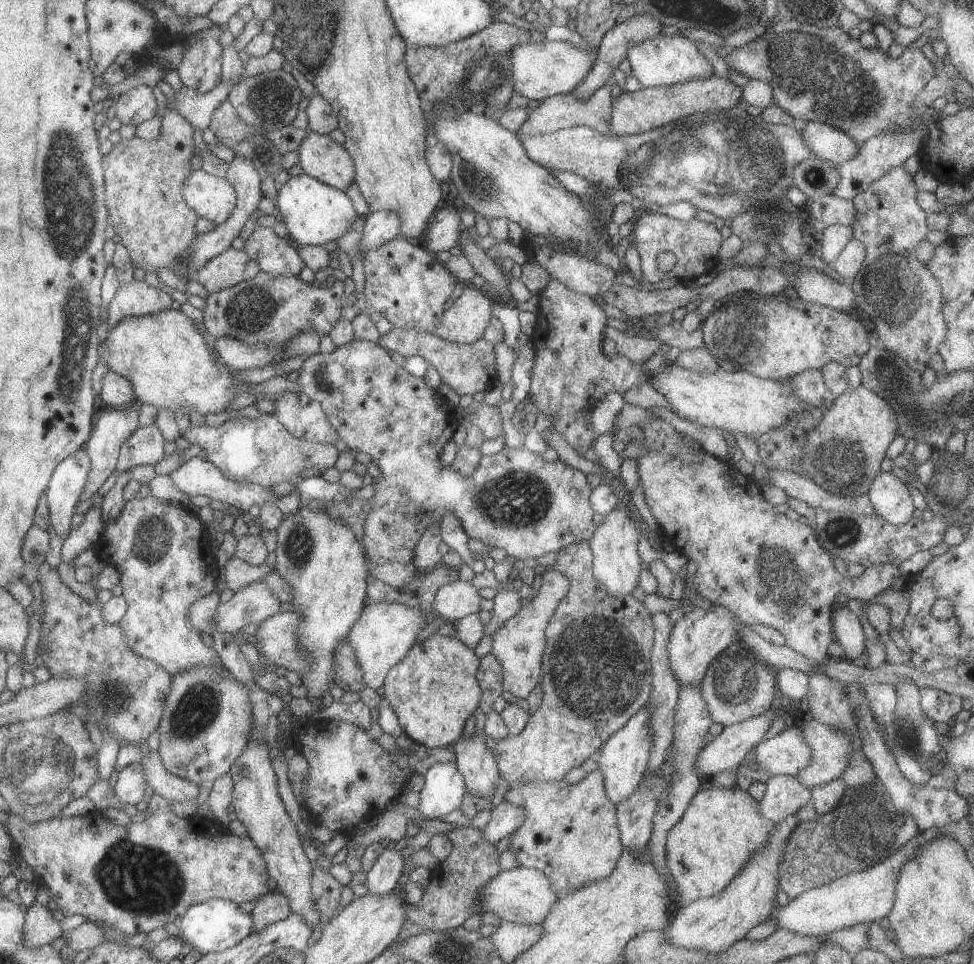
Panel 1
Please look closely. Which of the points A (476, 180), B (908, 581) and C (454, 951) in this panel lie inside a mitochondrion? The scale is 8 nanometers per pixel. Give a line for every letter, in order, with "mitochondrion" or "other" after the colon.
A: mitochondrion
B: other
C: mitochondrion

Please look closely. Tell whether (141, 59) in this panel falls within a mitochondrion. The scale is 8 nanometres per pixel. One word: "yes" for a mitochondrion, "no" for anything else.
no

